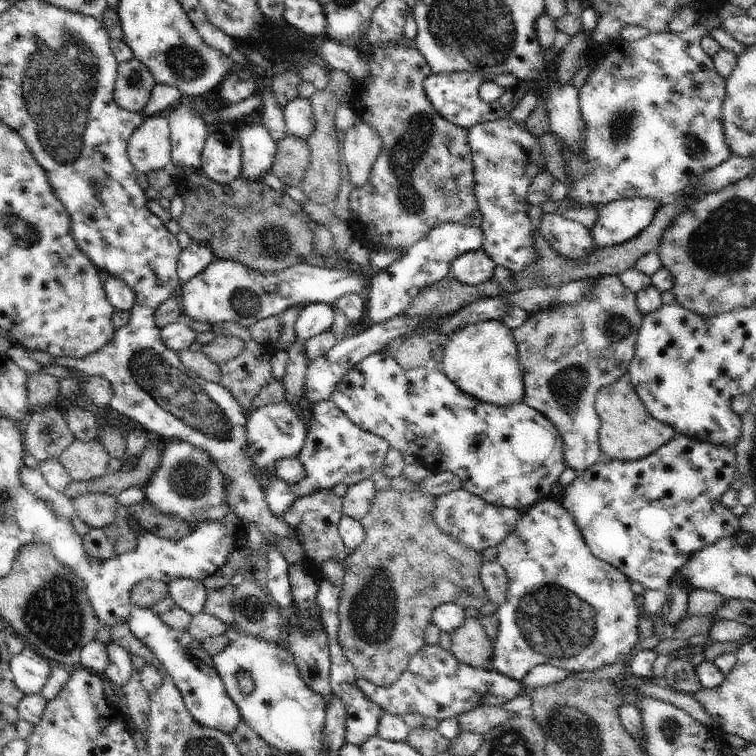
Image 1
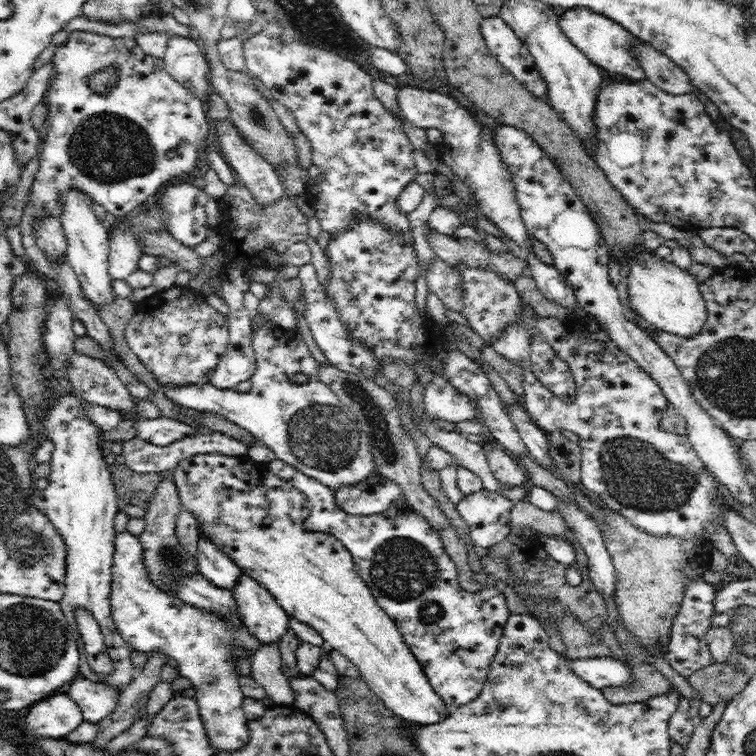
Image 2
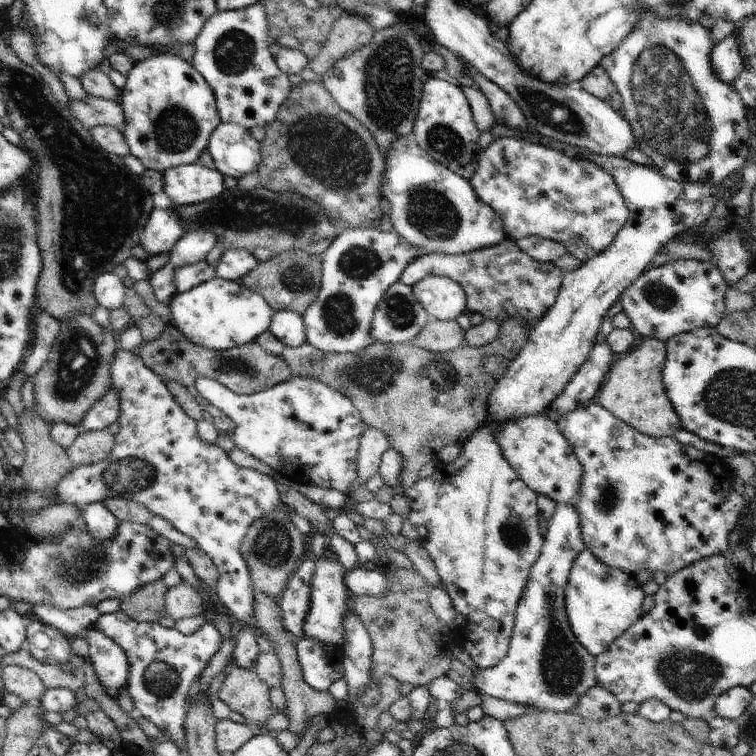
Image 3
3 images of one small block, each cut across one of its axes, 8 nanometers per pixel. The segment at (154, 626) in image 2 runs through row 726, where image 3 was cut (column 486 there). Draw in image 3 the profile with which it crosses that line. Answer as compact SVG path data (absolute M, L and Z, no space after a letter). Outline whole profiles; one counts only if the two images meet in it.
M413 133L400 137L387 150L381 196L389 202L388 215L394 230L406 242L418 247L424 254L461 255L489 249L502 242L506 237L502 219L492 210L491 206L482 202L470 181L436 162L425 150L420 148Z

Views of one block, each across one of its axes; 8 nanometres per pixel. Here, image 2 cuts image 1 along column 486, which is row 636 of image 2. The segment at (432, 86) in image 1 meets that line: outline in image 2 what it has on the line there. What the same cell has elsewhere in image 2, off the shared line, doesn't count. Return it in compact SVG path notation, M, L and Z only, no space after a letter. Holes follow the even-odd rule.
M65 391L54 402L53 408L43 412L41 422L44 436L53 442L55 449L50 462L49 485L44 489L34 488L28 502L50 519L66 543L66 578L59 606L77 637L80 678L96 683L106 682L115 690L124 691L135 677L136 669L130 659L133 650L118 633L111 616L111 576L117 535L114 532L114 518L119 512L118 497L108 469L111 459L100 447L101 430L85 414L87 404L75 393ZM78 608L90 610L100 627L106 651L114 664L114 672L110 676L95 674L88 664L85 645L76 625Z

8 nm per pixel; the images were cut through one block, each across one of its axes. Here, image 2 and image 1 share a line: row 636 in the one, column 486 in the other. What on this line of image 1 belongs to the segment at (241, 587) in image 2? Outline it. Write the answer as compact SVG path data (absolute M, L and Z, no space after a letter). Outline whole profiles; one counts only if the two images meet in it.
M480 248L458 256L452 262L449 278L456 278L458 282L466 285L480 285L493 280L494 270L496 270L496 264Z

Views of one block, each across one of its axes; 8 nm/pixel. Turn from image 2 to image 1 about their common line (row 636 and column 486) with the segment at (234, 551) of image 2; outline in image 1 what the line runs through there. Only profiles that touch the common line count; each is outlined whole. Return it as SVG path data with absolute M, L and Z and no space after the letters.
M486 320L472 322L470 326L450 334L443 345L444 358L439 365L444 375L450 382L454 382L459 390L484 402L497 406L523 402L523 374L512 331L501 320Z

